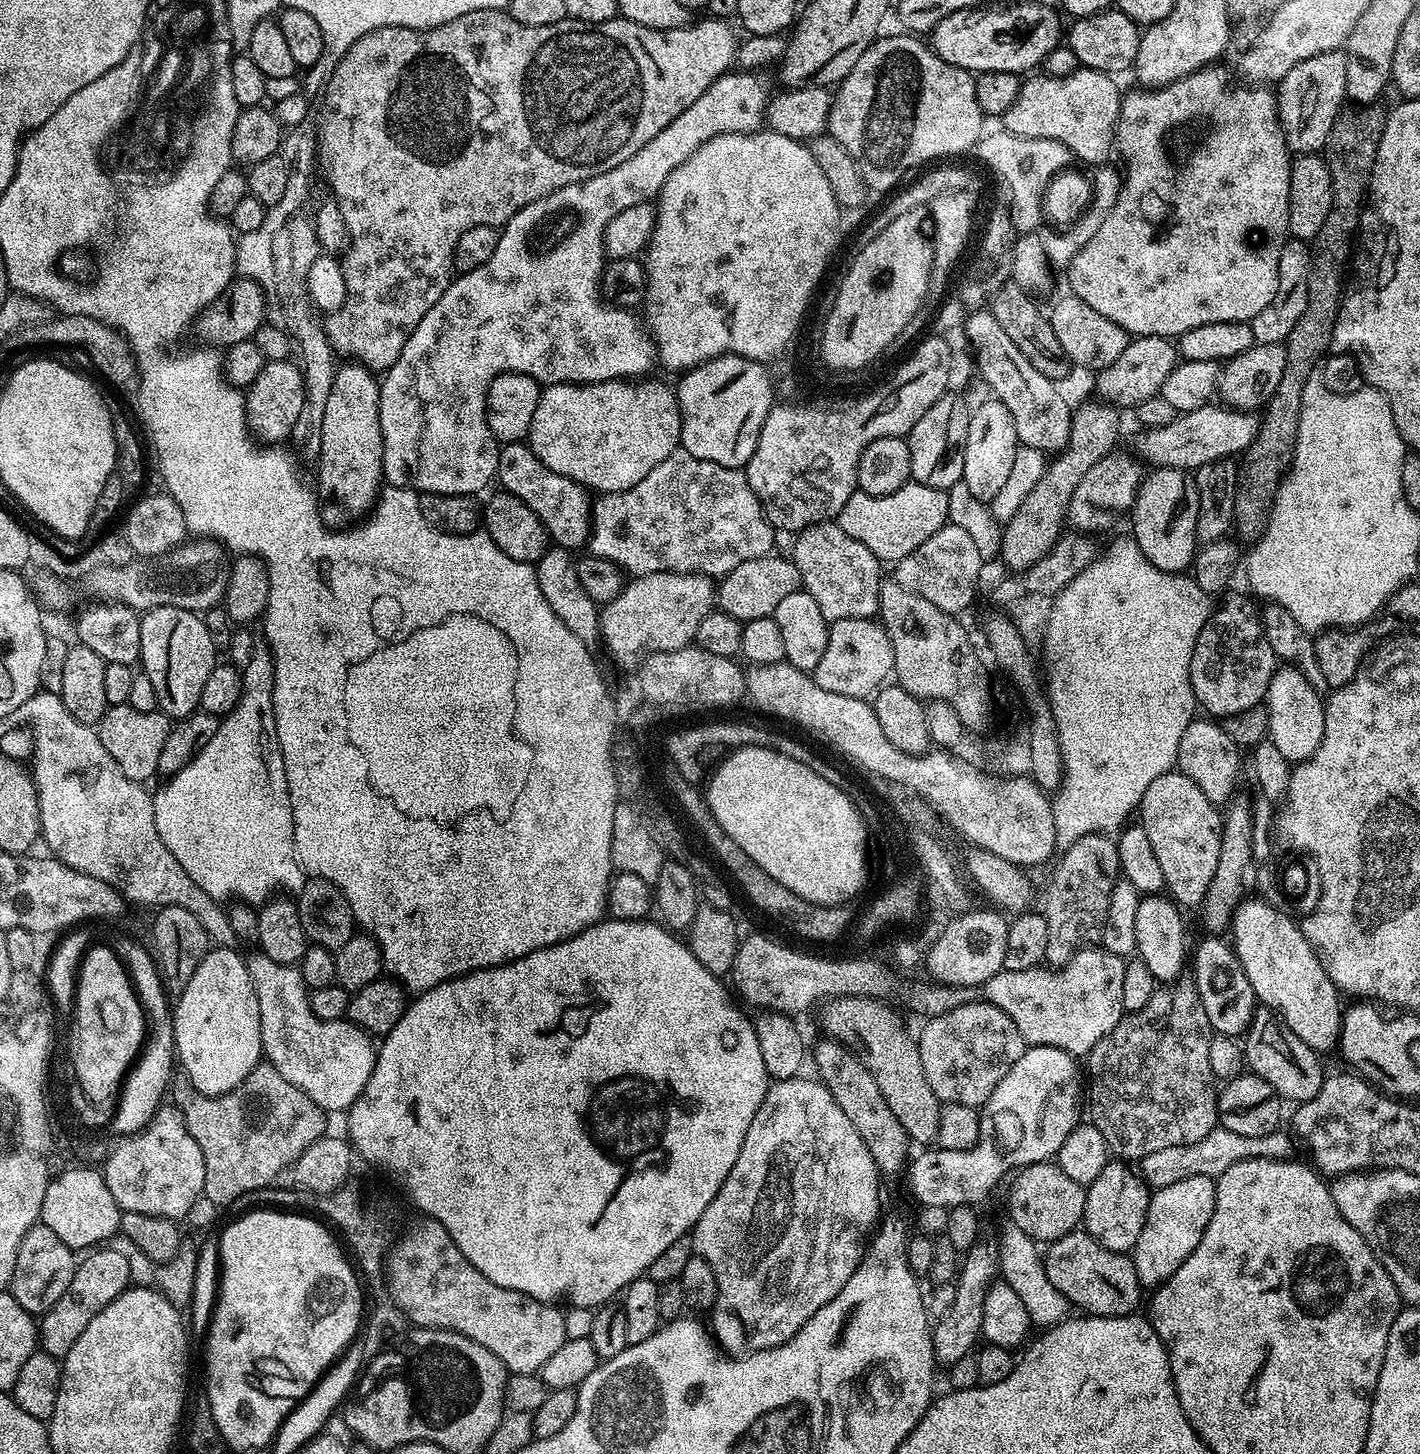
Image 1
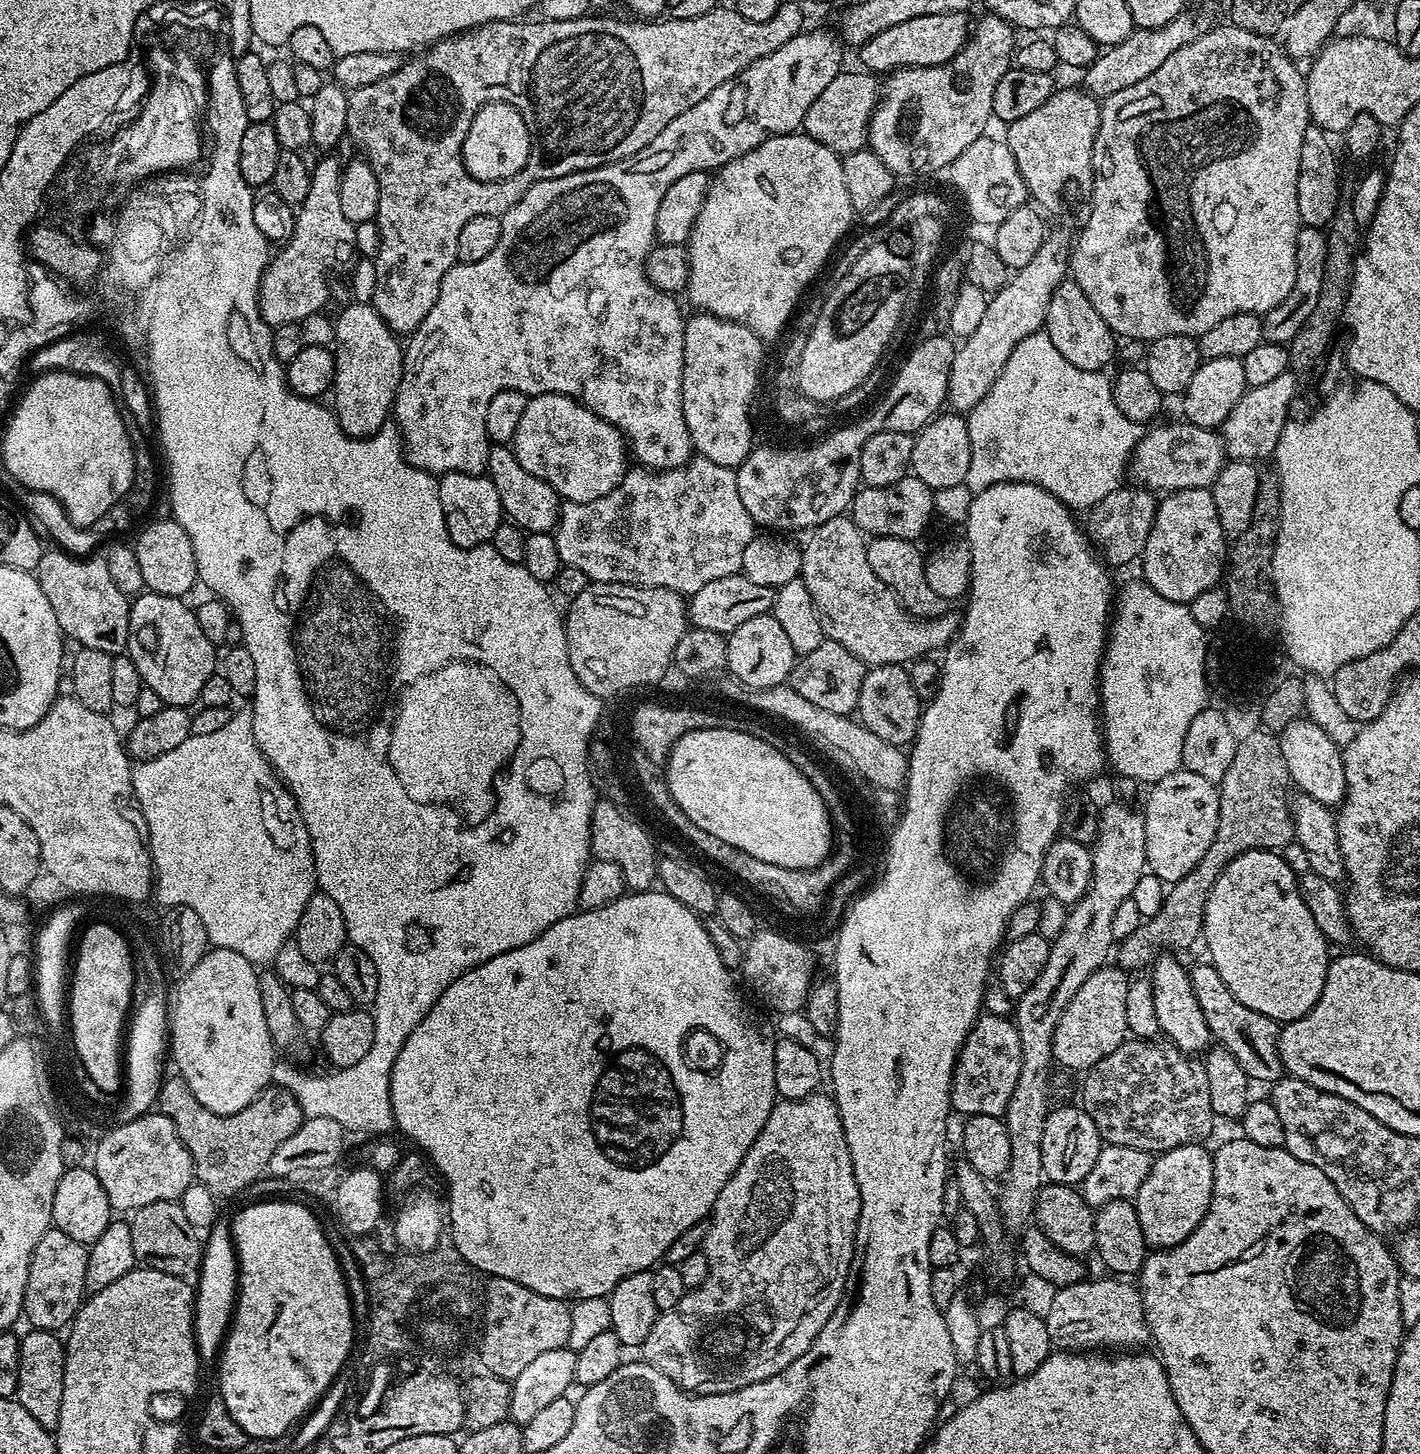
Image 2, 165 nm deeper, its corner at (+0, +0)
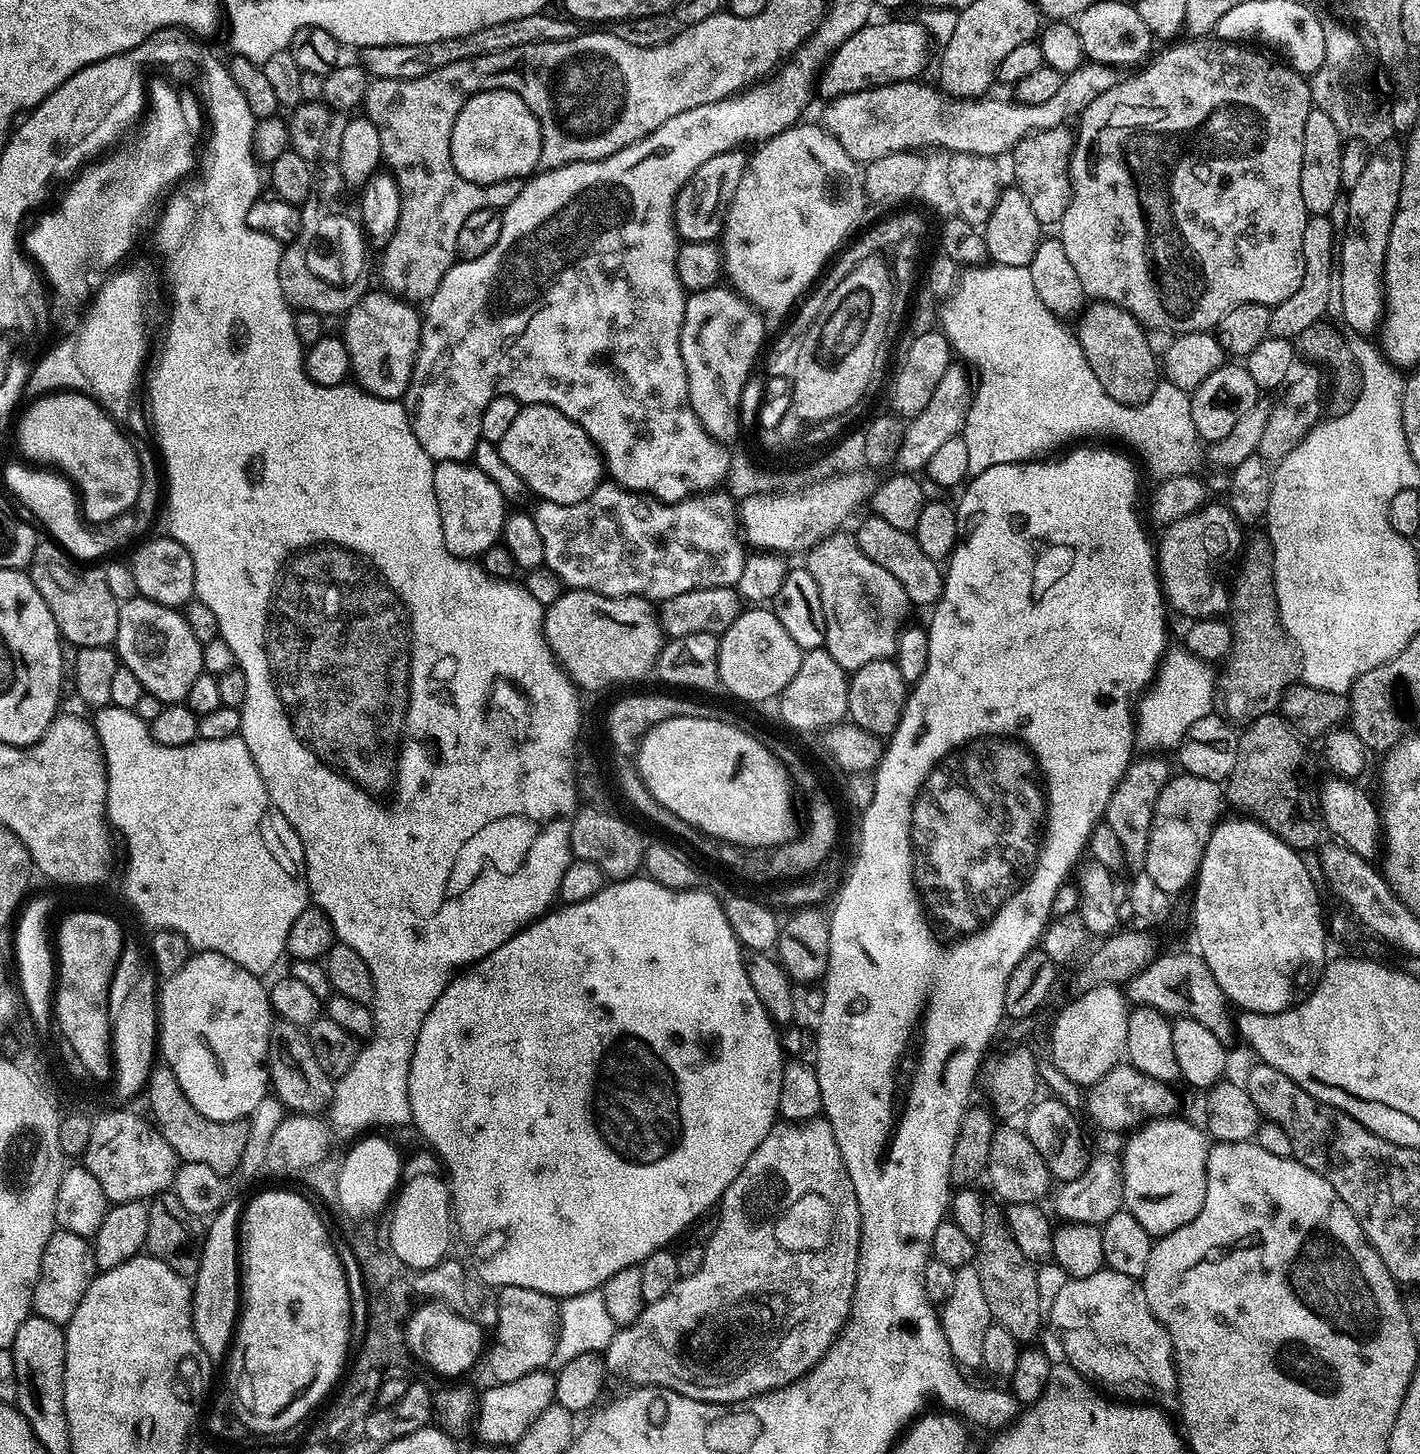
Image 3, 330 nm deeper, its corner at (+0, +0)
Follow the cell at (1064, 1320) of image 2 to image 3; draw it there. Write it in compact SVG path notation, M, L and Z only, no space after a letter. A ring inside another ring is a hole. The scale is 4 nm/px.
M1107 1266L1086 1278L1069 1278L1058 1298L1054 1298L1050 1315L1064 1347L1063 1359L1085 1380L1101 1384L1096 1386L1105 1393L1113 1392L1108 1394L1117 1401L1152 1402L1177 1395L1178 1373L1172 1339L1150 1310L1140 1280L1118 1274Z

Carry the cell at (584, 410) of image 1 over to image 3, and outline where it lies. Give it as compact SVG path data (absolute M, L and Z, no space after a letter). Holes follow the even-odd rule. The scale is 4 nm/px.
M549 404L523 405L498 447L506 466L522 478L529 493L537 492L540 500L559 504L582 502L594 494L606 476L600 451L586 430Z

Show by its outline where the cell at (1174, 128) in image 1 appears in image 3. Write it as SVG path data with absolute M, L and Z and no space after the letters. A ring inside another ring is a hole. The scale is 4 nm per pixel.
M1215 38L1187 39L1165 47L1168 49L1161 56L1153 55L1150 62L1133 71L1136 72L1133 76L1117 79L1110 90L1098 94L1098 98L1086 106L1078 118L1080 129L1077 127L1074 132L1072 161L1068 167L1068 175L1072 177L1072 201L1058 225L1058 239L1066 250L1066 258L1070 258L1078 273L1085 297L1117 304L1148 328L1165 327L1177 334L1215 329L1234 306L1275 306L1286 302L1286 298L1302 286L1302 233L1310 215L1306 202L1302 202L1302 134L1306 114L1313 109L1309 81L1287 63L1275 64L1262 53L1251 52L1248 49L1251 47Z

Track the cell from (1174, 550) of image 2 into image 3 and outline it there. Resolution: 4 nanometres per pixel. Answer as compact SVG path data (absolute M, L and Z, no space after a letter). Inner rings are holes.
M1208 502L1201 510L1180 521L1174 521L1163 529L1164 537L1158 540L1158 567L1166 604L1173 613L1181 612L1182 615L1188 616L1189 621L1193 621L1220 618L1229 611L1230 581L1234 576L1234 565L1241 559L1246 543L1243 531L1245 532L1245 529L1240 521L1224 502Z

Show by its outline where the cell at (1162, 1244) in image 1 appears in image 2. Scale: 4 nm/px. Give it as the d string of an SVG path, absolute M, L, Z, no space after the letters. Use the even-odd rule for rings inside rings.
M1203 1143L1187 1144L1172 1148L1168 1152L1159 1153L1152 1161L1152 1169L1142 1182L1138 1194L1134 1198L1138 1222L1142 1226L1145 1245L1152 1250L1163 1250L1178 1246L1202 1222L1202 1218L1208 1213L1208 1207L1212 1201L1212 1187L1214 1186L1214 1166L1212 1165L1213 1153L1204 1149Z

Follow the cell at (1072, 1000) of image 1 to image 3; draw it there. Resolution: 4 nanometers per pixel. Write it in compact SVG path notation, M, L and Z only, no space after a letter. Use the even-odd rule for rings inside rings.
M1115 984L1097 986L1086 994L1072 996L1069 1001L1051 1021L1054 1065L1071 1081L1091 1086L1125 1059L1130 1004Z

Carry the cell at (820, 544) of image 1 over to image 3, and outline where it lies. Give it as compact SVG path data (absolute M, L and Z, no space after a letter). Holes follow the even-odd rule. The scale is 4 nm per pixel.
M841 530L818 542L806 553L806 567L814 574L814 582L818 582L818 594L822 594L822 614L826 618L826 634L824 647L828 649L830 658L838 662L844 671L851 674L857 672L866 662L878 662L895 657L896 642L900 639L904 615L910 609L910 601L906 590L890 574L890 570L882 570L878 562L874 562L858 546L855 535Z

